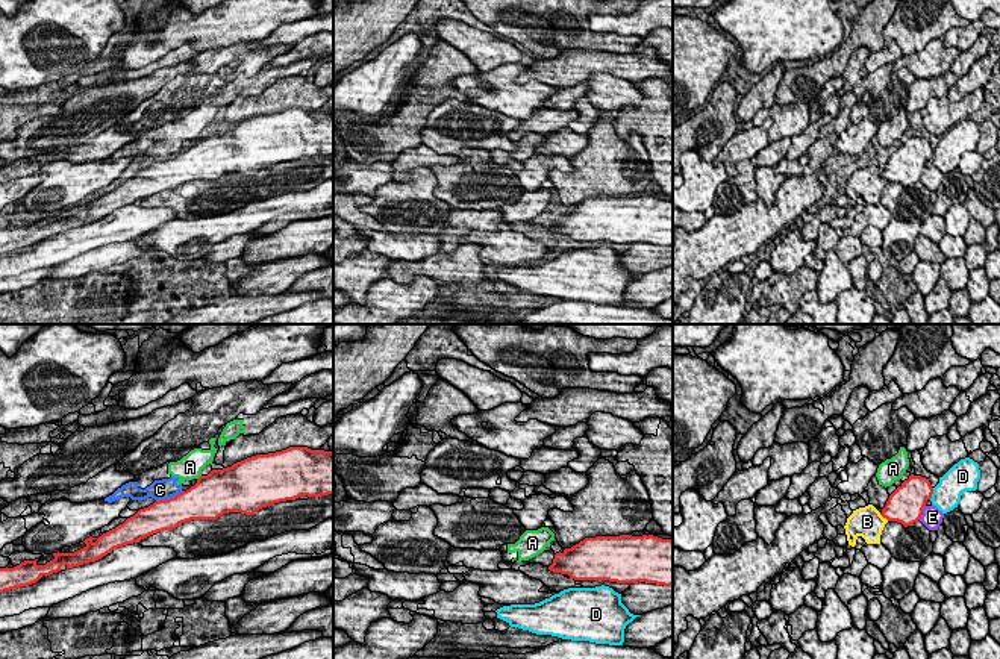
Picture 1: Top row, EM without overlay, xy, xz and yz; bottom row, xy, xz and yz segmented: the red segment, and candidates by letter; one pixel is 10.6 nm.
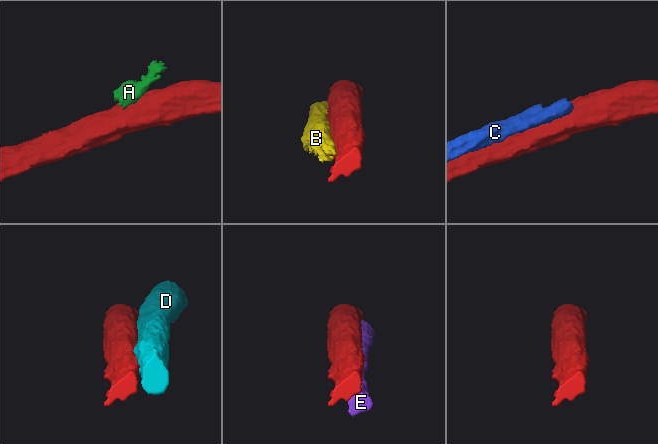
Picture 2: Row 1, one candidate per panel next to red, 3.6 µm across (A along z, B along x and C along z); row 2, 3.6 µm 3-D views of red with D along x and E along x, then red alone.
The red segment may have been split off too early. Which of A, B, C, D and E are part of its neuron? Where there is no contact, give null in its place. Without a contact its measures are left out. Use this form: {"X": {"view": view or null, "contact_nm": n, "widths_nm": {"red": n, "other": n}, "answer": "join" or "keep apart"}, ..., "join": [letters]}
{"A": {"view": "xy", "contact_nm": 70, "widths_nm": {"red": 440, "other": 260}, "answer": "keep apart"}, "B": {"view": "yz", "contact_nm": 130, "widths_nm": {"red": 360, "other": 320}, "answer": "keep apart"}, "C": {"view": "xy", "contact_nm": 320, "widths_nm": {"red": 320, "other": 220}, "answer": "keep apart"}, "D": {"view": "yz", "contact_nm": 140, "widths_nm": {"red": 340, "other": 300}, "answer": "keep apart"}, "E": {"view": "yz", "contact_nm": 170, "widths_nm": {"red": 380, "other": 220}, "answer": "keep apart"}, "join": []}

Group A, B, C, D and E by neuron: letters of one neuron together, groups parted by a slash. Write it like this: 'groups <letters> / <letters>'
groups A C / B / D / E

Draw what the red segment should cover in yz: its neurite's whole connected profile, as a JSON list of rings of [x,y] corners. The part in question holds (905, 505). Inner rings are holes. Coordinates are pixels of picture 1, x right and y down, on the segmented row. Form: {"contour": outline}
{"contour": [[[911,474],[888,498],[882,517],[888,521],[902,523],[905,527],[917,523],[932,498],[933,488],[929,479]]]}

